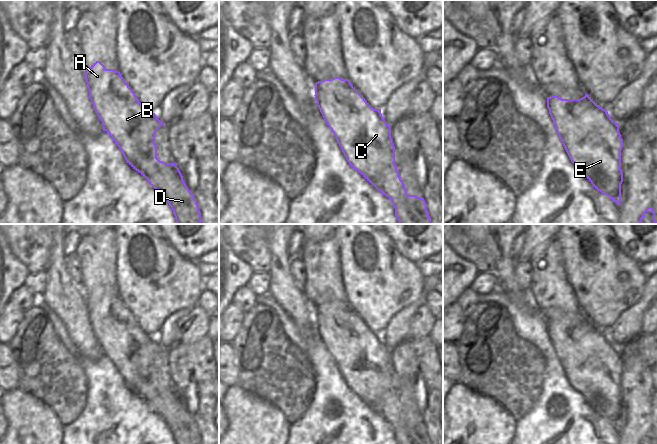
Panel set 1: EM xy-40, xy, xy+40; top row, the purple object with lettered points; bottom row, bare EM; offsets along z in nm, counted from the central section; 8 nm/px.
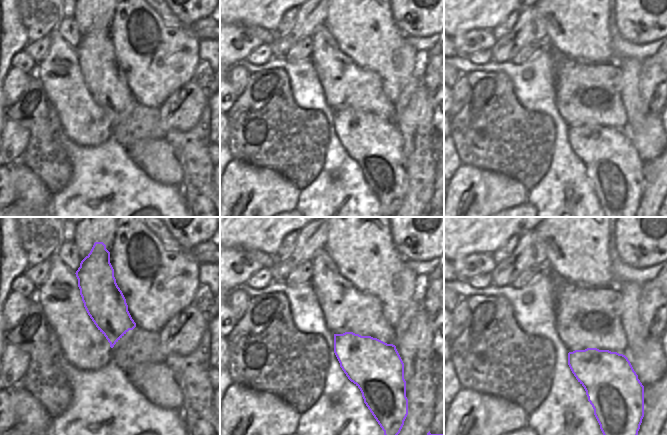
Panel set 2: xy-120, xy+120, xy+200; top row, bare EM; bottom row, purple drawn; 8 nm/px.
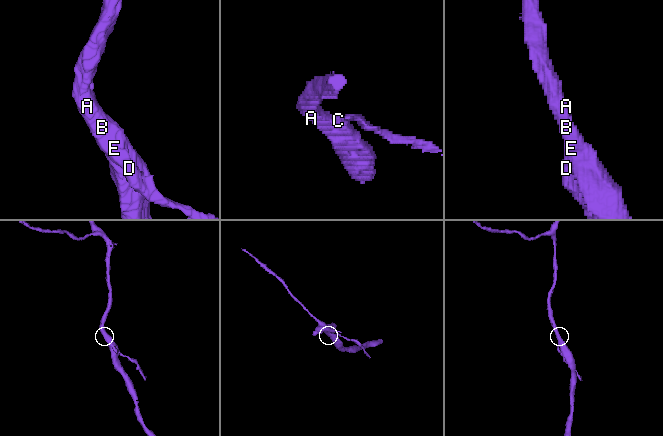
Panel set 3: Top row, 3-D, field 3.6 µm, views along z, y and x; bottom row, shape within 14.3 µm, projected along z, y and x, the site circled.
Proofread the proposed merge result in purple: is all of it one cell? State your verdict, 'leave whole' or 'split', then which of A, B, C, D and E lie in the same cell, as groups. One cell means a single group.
split; A B C E / D

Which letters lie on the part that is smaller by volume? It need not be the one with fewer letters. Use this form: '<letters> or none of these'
D

